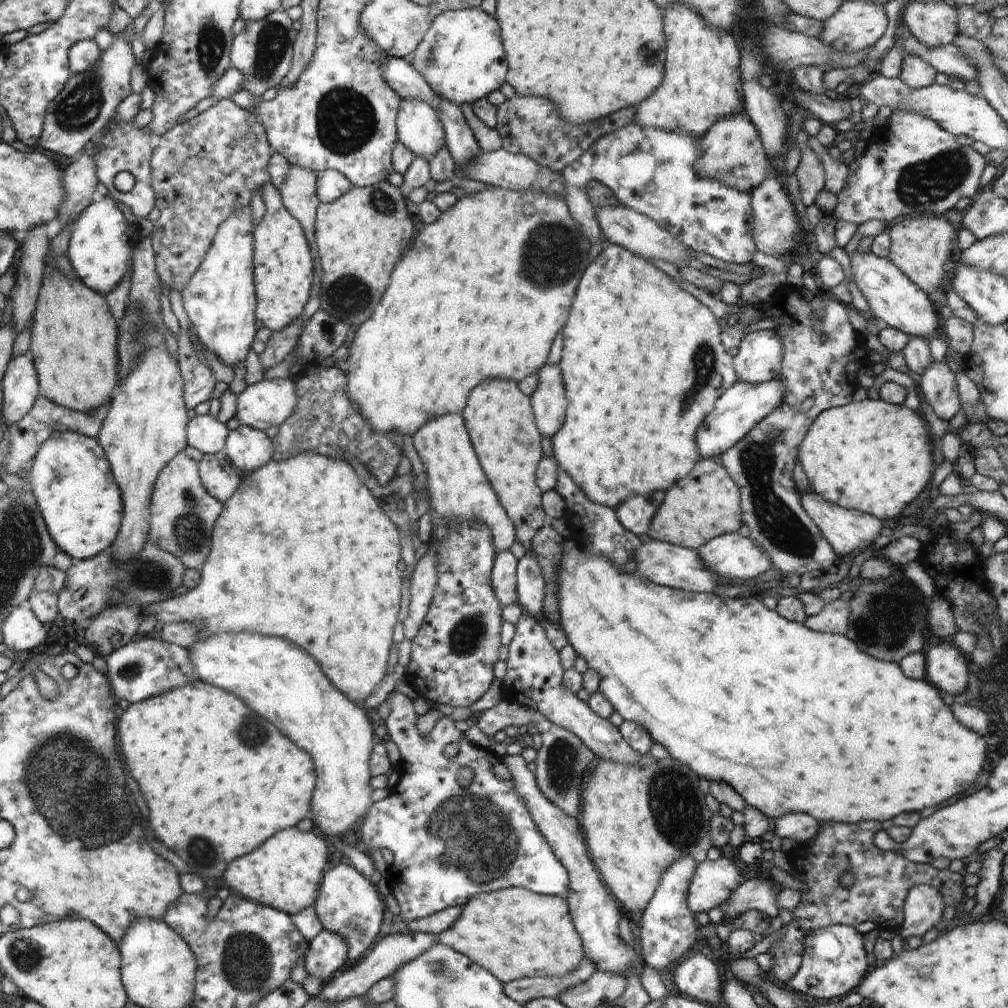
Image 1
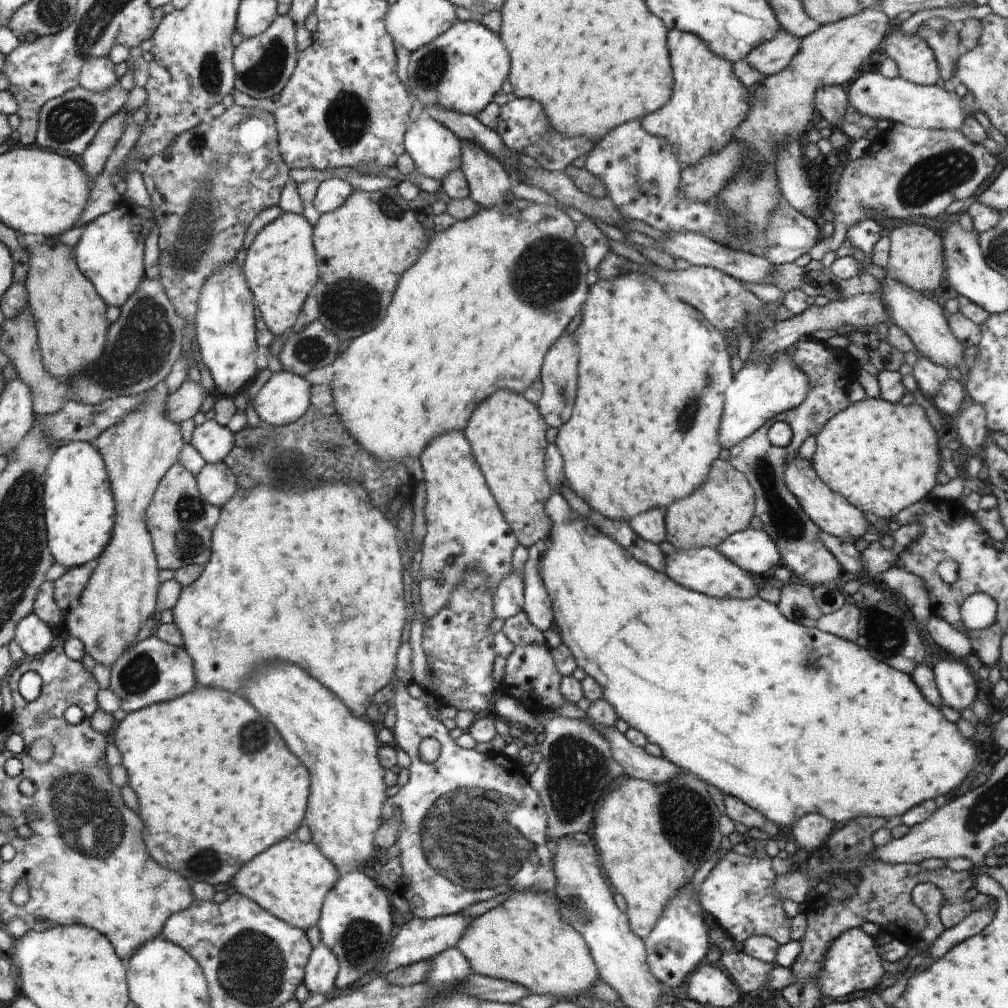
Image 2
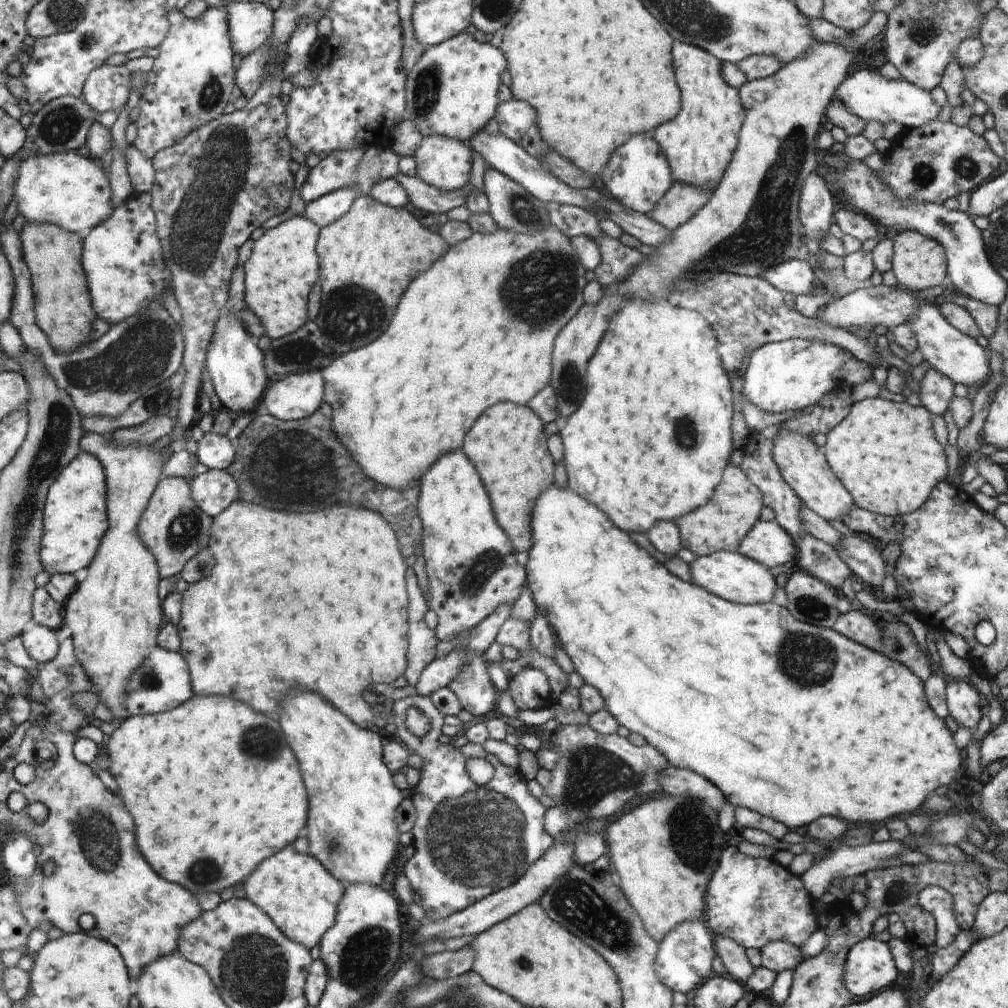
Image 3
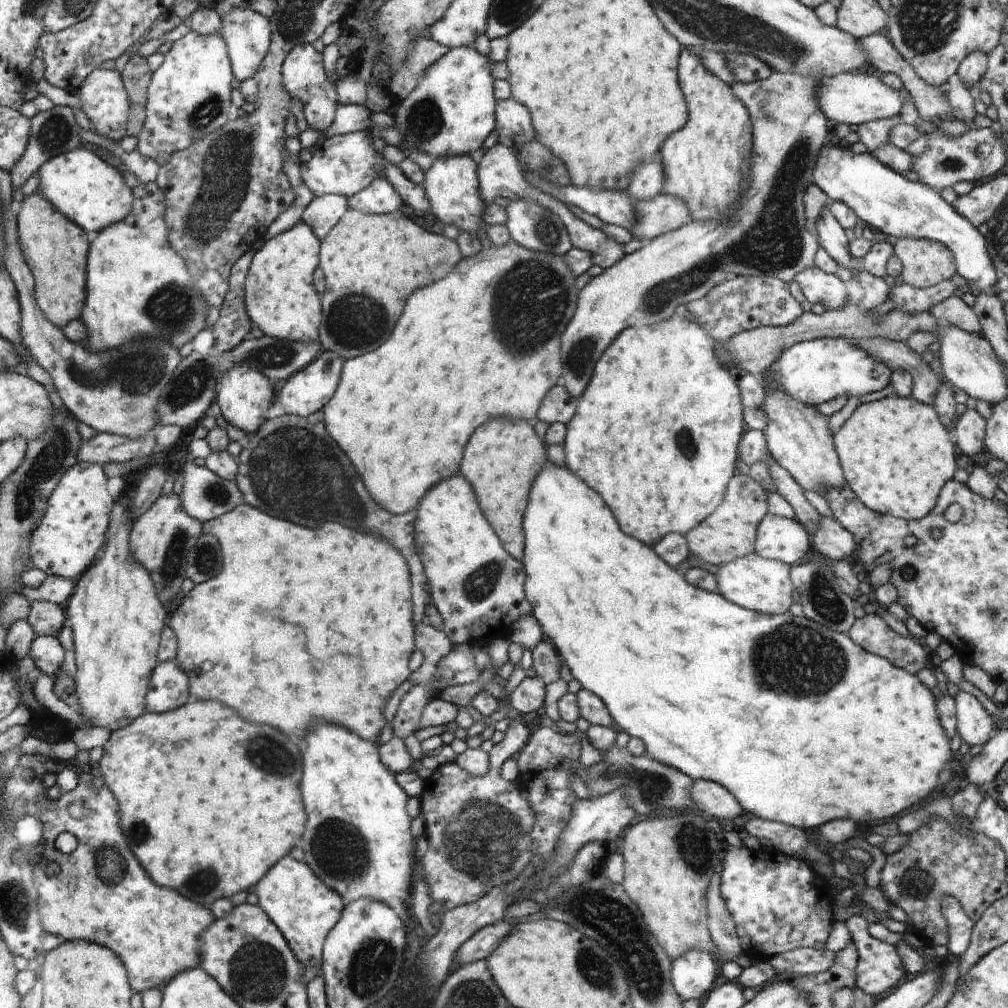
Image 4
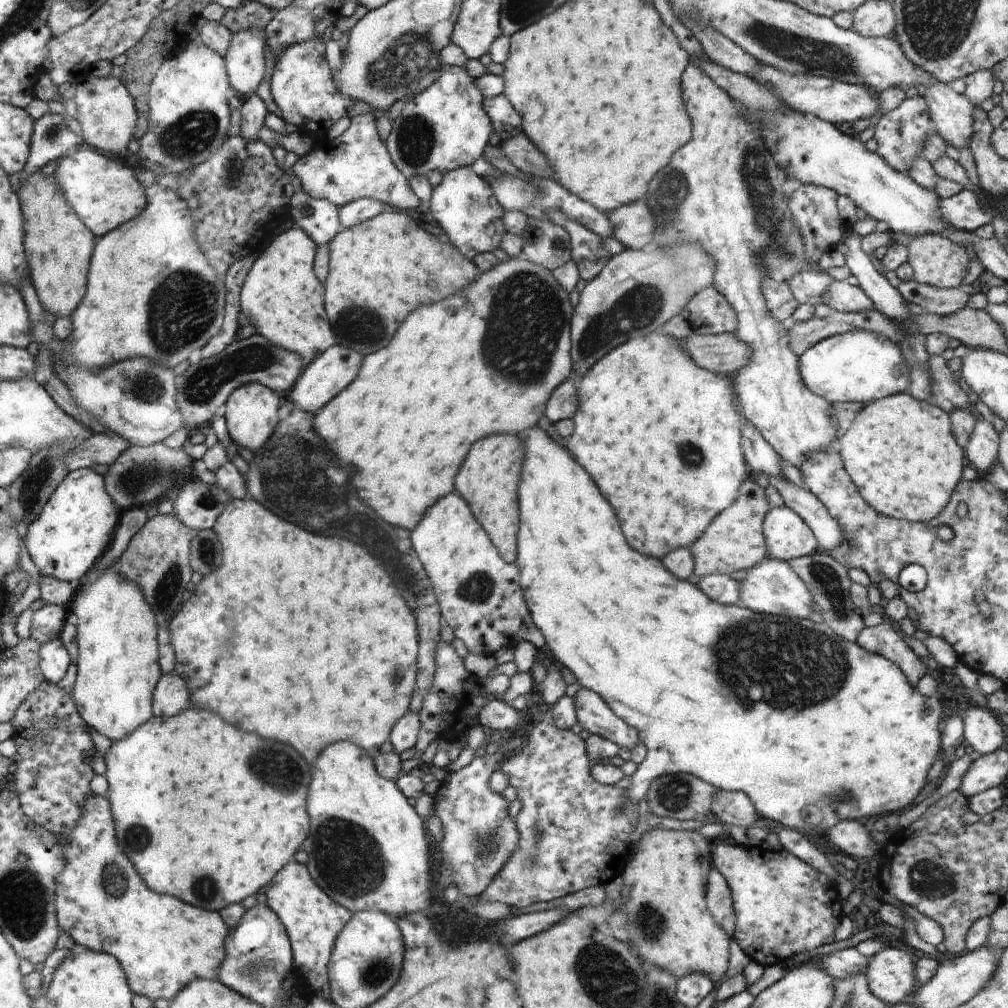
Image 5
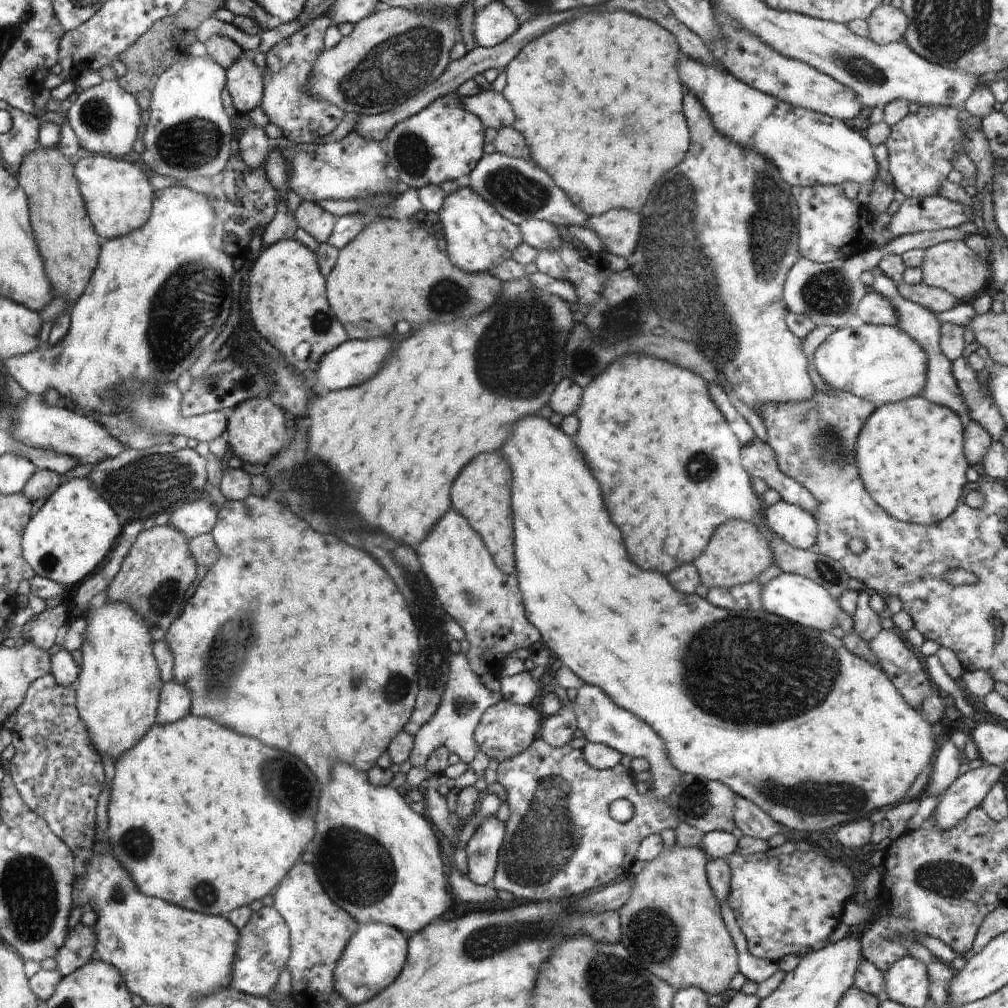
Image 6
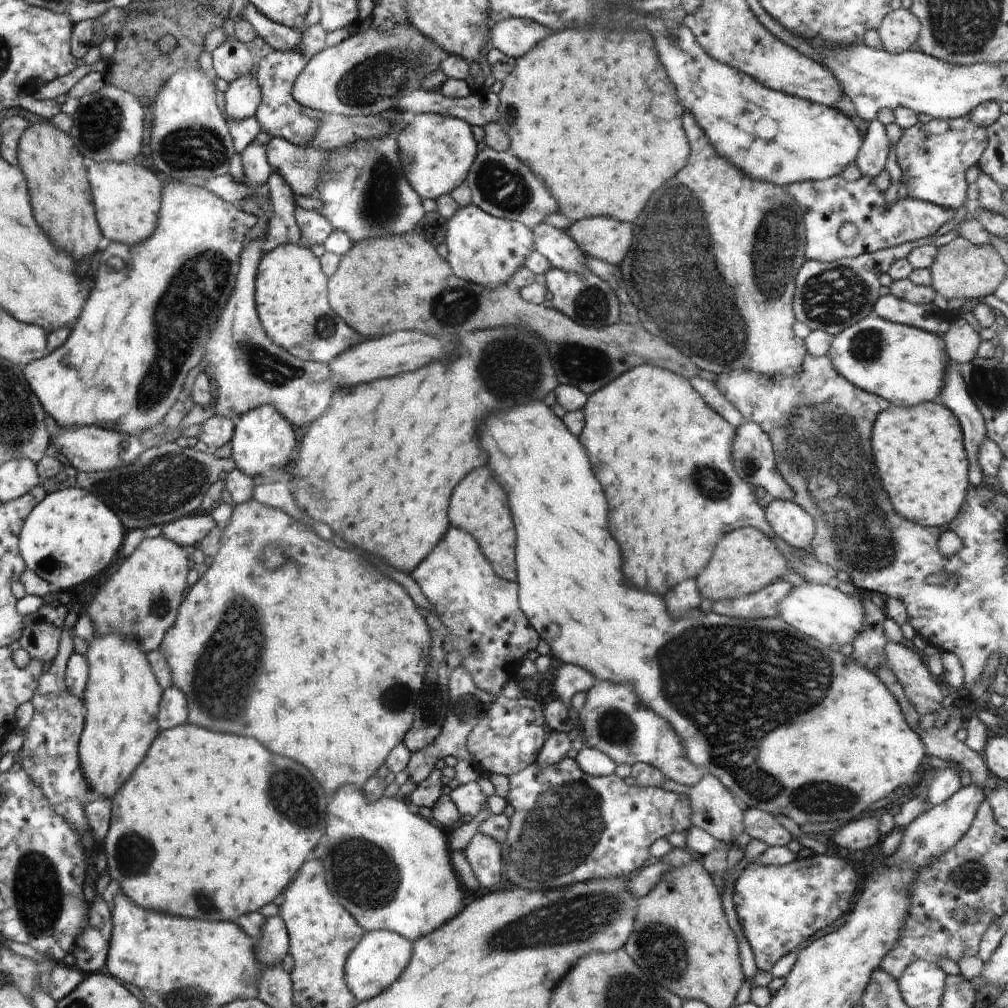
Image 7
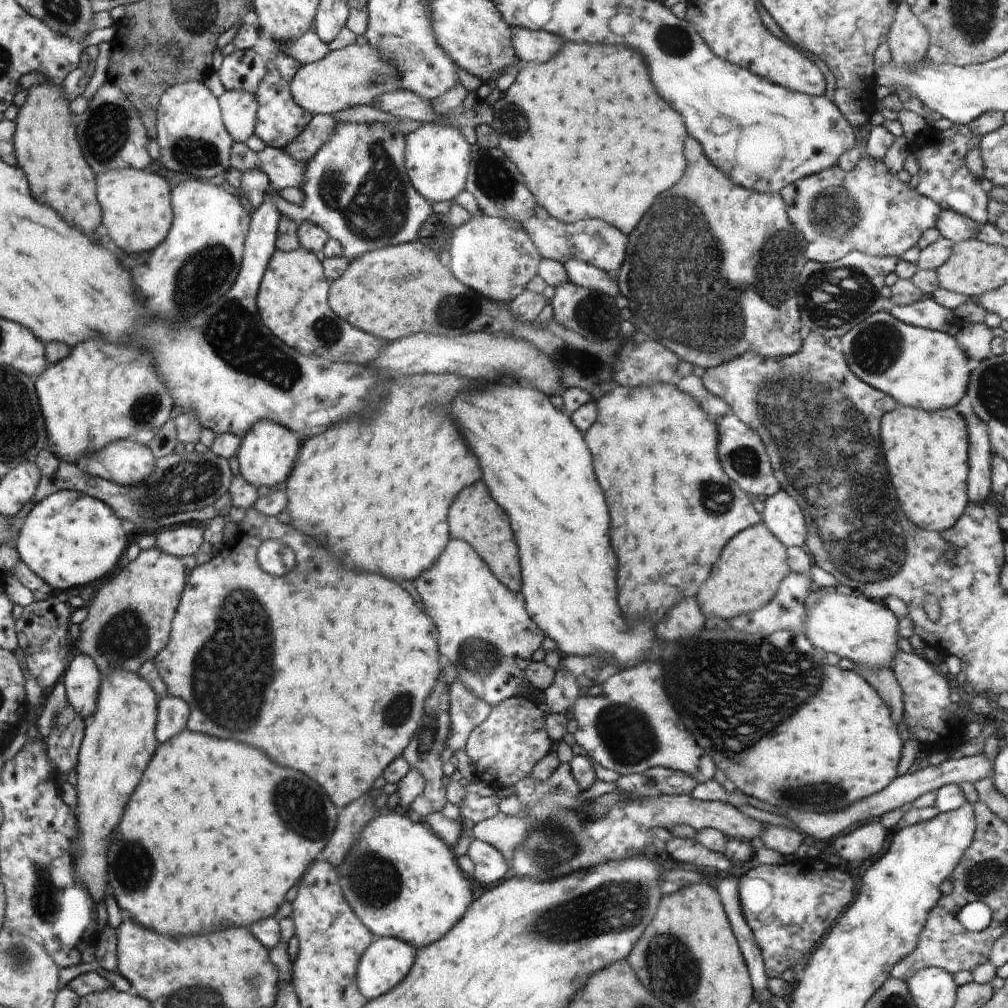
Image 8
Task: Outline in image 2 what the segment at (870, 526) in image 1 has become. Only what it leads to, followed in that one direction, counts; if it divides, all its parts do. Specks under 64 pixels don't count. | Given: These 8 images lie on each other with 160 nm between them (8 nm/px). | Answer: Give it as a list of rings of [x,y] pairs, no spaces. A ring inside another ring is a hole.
[[[798,452],[786,461],[784,482],[790,492],[797,498],[802,510],[819,526],[825,533],[834,535],[844,542],[856,543],[867,531],[870,531],[870,524],[865,514],[858,510],[847,498],[838,494],[816,474],[811,461],[799,455]]]

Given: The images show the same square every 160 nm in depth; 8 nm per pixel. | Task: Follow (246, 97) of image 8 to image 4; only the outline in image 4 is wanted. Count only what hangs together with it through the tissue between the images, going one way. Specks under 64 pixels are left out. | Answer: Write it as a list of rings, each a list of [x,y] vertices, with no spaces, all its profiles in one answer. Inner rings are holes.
[[[232,9],[221,19],[221,23],[220,34],[227,42],[228,54],[231,54],[232,70],[235,71],[236,78],[242,82],[254,77],[271,43],[269,19],[250,9]]]

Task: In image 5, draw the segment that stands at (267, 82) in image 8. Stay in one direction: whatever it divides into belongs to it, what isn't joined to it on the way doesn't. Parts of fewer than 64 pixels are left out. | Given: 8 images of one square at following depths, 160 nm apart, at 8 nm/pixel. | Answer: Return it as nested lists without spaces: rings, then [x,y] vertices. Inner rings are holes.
[[[321,37],[286,45],[282,49],[282,53],[277,56],[274,63],[271,77],[271,97],[282,112],[280,116],[286,123],[297,126],[298,132],[302,134],[314,136],[314,148],[324,147],[329,141],[328,130],[332,128],[332,124],[338,122],[342,116],[347,115],[346,100],[334,84],[333,72],[325,59],[325,43]]]

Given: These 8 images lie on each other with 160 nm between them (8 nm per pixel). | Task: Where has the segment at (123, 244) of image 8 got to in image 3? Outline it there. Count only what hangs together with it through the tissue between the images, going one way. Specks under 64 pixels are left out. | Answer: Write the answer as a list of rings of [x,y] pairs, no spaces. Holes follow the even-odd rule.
[[[72,151],[24,159],[18,168],[13,200],[28,223],[49,222],[75,233],[94,229],[115,210],[108,176],[94,160],[76,156]]]

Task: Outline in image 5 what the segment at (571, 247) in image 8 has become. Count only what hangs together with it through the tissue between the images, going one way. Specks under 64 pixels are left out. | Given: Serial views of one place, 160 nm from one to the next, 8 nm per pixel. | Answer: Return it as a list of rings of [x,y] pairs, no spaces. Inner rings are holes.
[[[646,199],[634,201],[610,211],[607,214],[613,237],[619,240],[625,249],[634,249],[642,251],[643,248],[651,241],[656,224],[655,216],[646,204]]]

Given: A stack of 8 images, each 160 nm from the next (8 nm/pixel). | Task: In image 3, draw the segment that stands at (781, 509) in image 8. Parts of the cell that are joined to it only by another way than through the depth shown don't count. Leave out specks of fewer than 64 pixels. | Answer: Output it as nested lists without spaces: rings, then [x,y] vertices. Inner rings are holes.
[[[758,520],[746,533],[737,551],[772,568],[796,559],[797,546],[776,521]]]

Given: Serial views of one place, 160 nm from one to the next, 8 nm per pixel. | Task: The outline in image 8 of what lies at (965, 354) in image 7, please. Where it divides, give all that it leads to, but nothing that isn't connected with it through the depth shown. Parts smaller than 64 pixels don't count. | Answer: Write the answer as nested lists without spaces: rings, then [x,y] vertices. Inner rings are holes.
[[[964,323],[954,337],[964,349],[968,358],[984,360],[990,352],[993,338],[992,329],[985,323]]]

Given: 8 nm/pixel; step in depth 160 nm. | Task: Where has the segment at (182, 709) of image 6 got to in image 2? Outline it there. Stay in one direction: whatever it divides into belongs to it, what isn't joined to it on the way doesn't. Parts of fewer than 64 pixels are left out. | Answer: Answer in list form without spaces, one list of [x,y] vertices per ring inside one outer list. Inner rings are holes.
[[[156,635],[130,648],[111,668],[110,689],[120,700],[124,712],[131,713],[147,706],[171,701],[190,692],[198,684],[193,660],[182,647],[162,642]]]

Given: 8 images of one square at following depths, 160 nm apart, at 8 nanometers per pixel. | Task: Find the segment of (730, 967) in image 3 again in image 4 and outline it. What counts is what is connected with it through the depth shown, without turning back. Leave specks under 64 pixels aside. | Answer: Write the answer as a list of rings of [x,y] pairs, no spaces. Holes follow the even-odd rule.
[[[711,876],[706,893],[707,919],[712,940],[724,960],[735,961],[743,952],[735,922],[732,920],[726,901],[721,895],[721,876]]]

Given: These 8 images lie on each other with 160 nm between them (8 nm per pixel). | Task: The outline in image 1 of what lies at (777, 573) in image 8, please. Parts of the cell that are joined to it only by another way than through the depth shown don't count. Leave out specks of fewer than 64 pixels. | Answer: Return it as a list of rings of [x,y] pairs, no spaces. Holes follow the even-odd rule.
[[[702,458],[684,480],[676,482],[665,492],[664,500],[653,516],[647,534],[654,541],[699,549],[717,536],[738,532],[744,524],[740,503],[740,491],[728,471],[718,462]]]

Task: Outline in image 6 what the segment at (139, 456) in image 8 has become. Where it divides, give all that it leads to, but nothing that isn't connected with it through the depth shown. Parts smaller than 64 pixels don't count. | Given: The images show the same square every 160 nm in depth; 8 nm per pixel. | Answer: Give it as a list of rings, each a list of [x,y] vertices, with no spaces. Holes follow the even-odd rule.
[[[27,394],[27,398],[22,405],[19,405],[17,411],[19,412],[19,421],[14,425],[16,441],[22,441],[28,446],[53,450],[71,456],[80,465],[96,465],[100,461],[118,457],[126,449],[126,446],[117,438],[114,438],[106,430],[106,427],[98,421],[70,410],[63,405],[45,406],[40,395]]]

